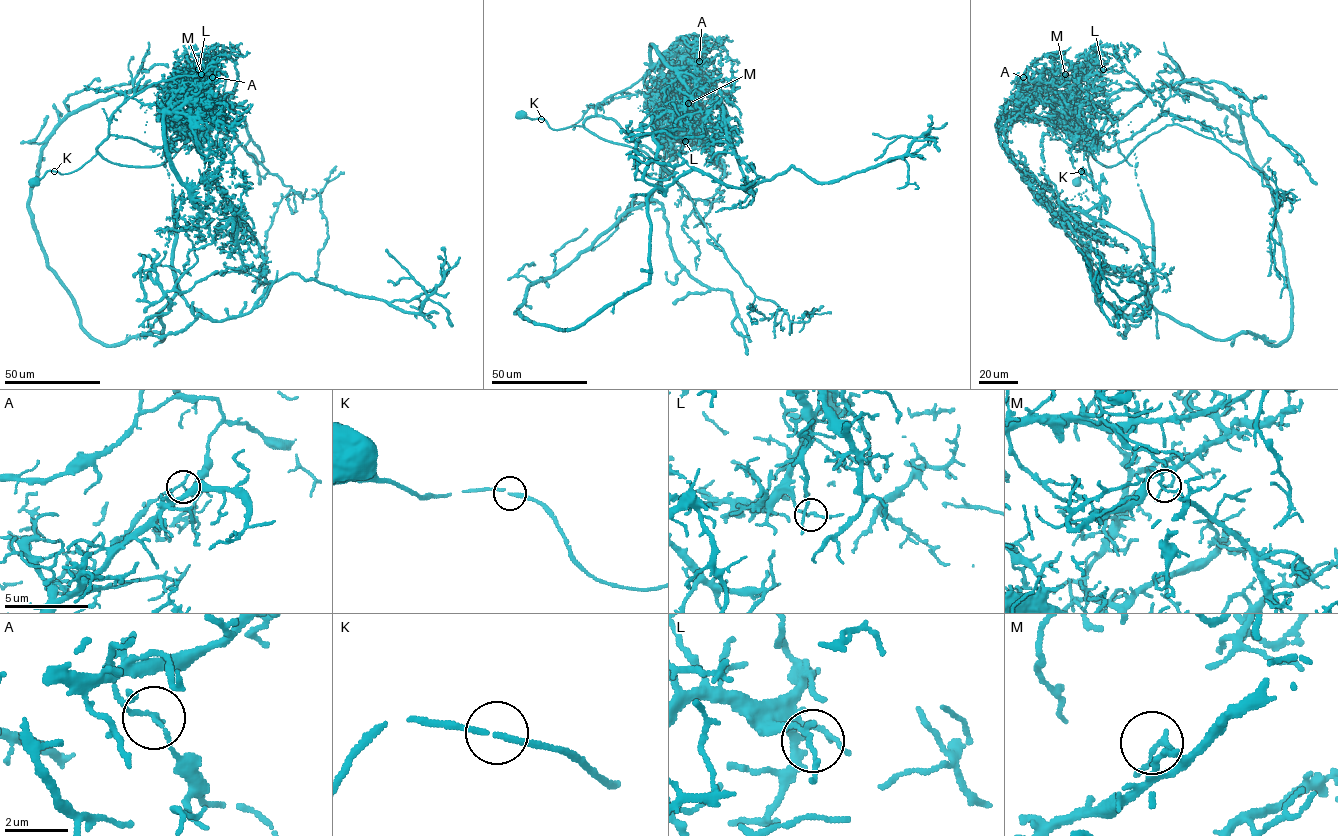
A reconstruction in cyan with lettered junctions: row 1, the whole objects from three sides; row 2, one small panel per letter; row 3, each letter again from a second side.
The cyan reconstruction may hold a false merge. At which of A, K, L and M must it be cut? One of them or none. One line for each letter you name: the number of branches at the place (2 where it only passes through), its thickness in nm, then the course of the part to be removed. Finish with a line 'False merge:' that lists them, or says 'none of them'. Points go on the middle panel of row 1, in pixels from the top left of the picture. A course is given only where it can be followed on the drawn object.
A: branches 2; calibre 130 nm; course (699, 61), (652, 69), (598, 104), (584, 126), (657, 162), (757, 297), (793, 322), (815, 309), (798, 318)
False merge: A

